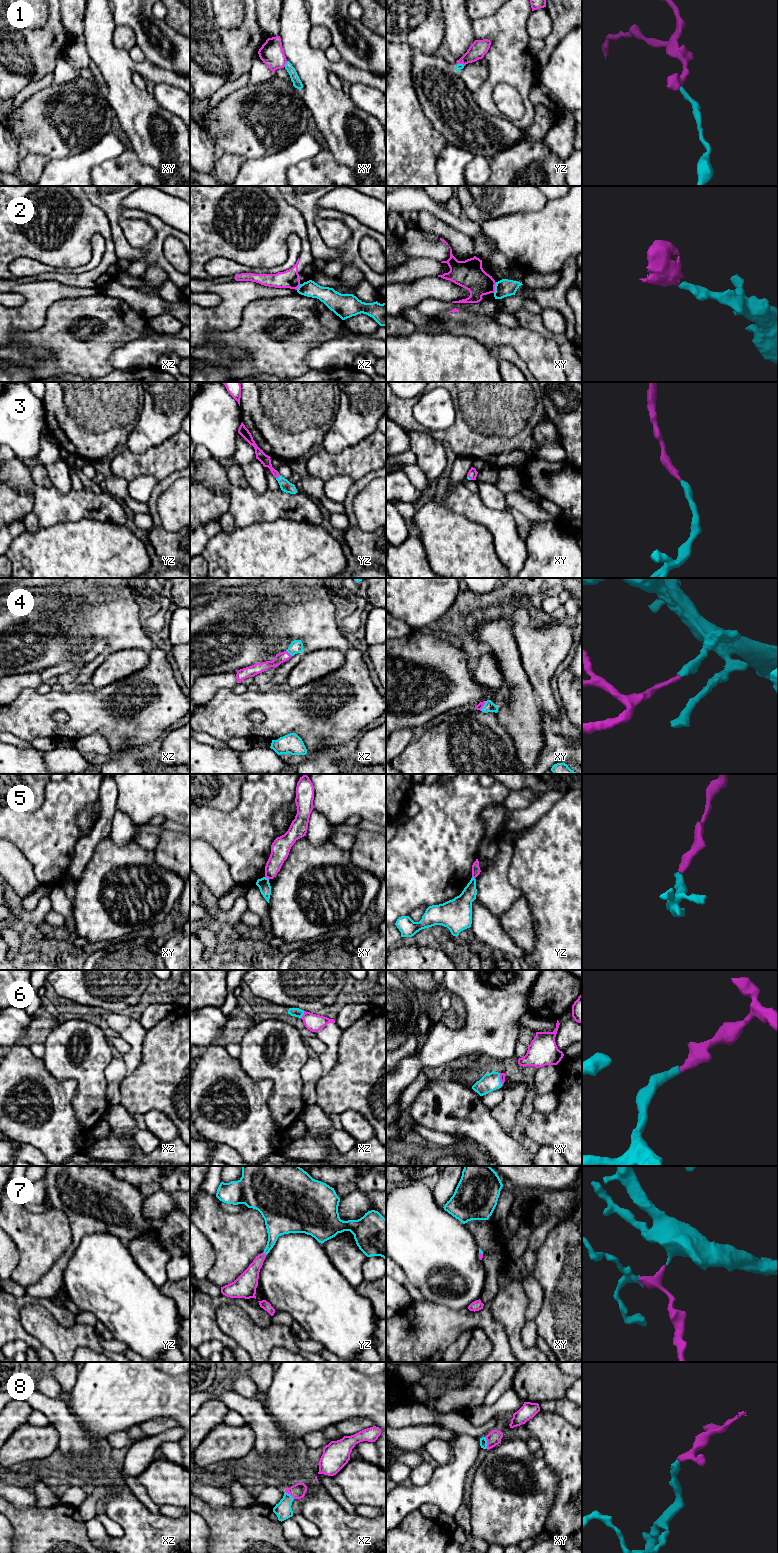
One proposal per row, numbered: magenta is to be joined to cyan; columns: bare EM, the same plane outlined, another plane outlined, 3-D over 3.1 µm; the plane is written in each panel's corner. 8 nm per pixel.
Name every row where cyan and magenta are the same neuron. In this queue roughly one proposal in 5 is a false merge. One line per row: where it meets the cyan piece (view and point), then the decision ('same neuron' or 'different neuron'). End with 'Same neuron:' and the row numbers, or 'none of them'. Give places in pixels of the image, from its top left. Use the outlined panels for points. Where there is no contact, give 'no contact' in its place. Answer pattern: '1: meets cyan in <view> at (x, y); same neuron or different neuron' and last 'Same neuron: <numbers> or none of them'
1: meets cyan in xy at (285, 64); different neuron
2: meets cyan in xy at (495, 287); different neuron
3: meets cyan in yz at (279, 476); same neuron
4: meets cyan in xz at (288, 652); same neuron
5: meets cyan in xy at (267, 878); different neuron
6: meets cyan in xz at (303, 1013); same neuron
7: meets cyan in yz at (265, 1253); same neuron
8: meets cyan in xy at (486, 1443); same neuron
Same neuron: 3, 4, 6, 7, 8

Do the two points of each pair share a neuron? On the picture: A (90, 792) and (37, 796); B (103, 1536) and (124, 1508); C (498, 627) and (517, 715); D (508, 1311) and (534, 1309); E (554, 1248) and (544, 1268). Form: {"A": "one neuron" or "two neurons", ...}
{"A": "two neurons", "B": "two neurons", "C": "one neuron", "D": "two neurons", "E": "one neuron"}

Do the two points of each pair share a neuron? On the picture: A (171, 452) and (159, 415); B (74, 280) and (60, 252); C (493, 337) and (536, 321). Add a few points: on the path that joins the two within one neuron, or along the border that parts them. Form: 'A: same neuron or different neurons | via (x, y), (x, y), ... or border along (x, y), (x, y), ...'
A: different neurons | border along (179, 429), (161, 443), (147, 450)
B: same neuron | via (101, 270), (108, 237), (87, 229)
C: different neurons | border along (520, 327), (537, 332), (542, 336)

